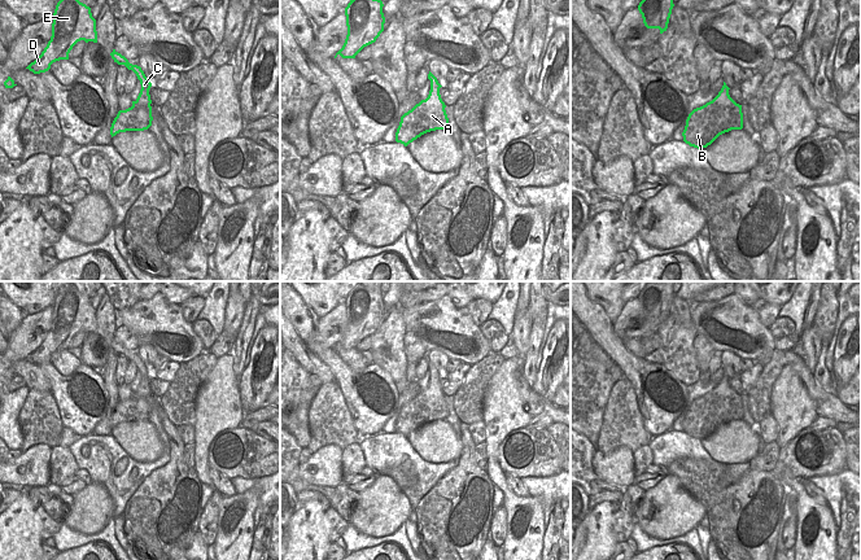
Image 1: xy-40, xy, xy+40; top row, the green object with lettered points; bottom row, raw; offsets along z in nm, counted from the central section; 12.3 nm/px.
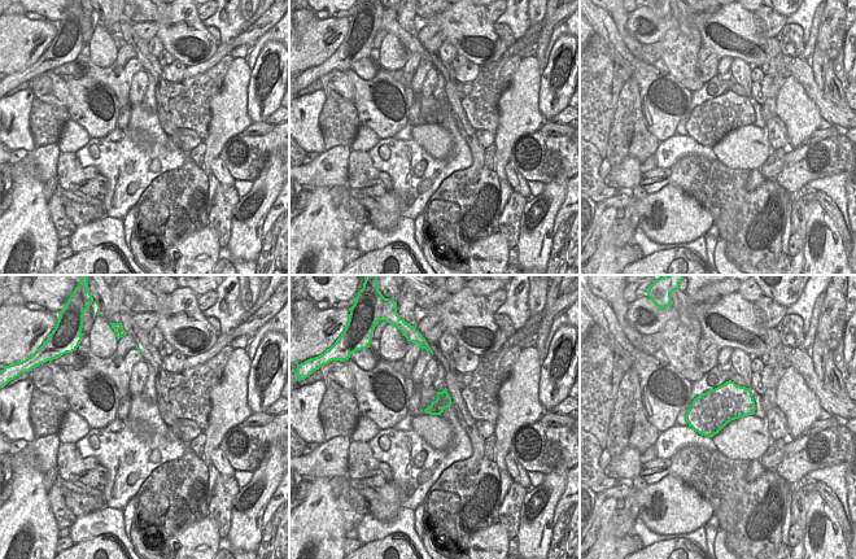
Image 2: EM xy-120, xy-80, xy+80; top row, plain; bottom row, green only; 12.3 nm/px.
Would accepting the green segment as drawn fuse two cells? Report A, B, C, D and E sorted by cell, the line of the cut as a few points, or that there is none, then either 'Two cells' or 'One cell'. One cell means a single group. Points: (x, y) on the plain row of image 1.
Groups: A B / C D E. Split along xy (438, 380), (429, 383). Two cells

